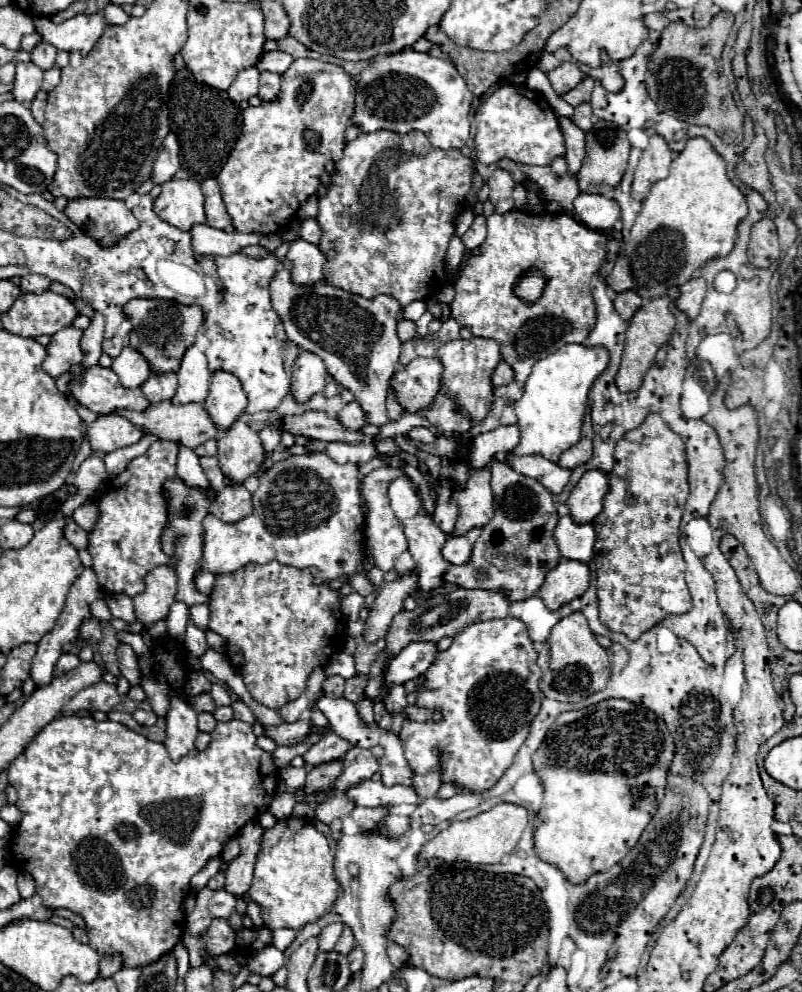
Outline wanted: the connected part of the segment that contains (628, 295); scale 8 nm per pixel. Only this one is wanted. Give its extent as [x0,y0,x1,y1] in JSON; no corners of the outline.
[613,292,643,322]

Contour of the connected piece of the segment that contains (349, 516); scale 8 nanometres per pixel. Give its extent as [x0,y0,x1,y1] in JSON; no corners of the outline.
[199,452,365,582]

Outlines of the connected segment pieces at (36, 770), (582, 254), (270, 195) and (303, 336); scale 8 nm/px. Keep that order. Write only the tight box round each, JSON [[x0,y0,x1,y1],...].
[[7,716,279,968],[451,210,605,384],[217,60,355,236],[271,242,403,424]]

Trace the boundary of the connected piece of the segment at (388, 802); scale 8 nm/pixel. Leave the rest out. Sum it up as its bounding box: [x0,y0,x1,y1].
[345,780,419,808]

